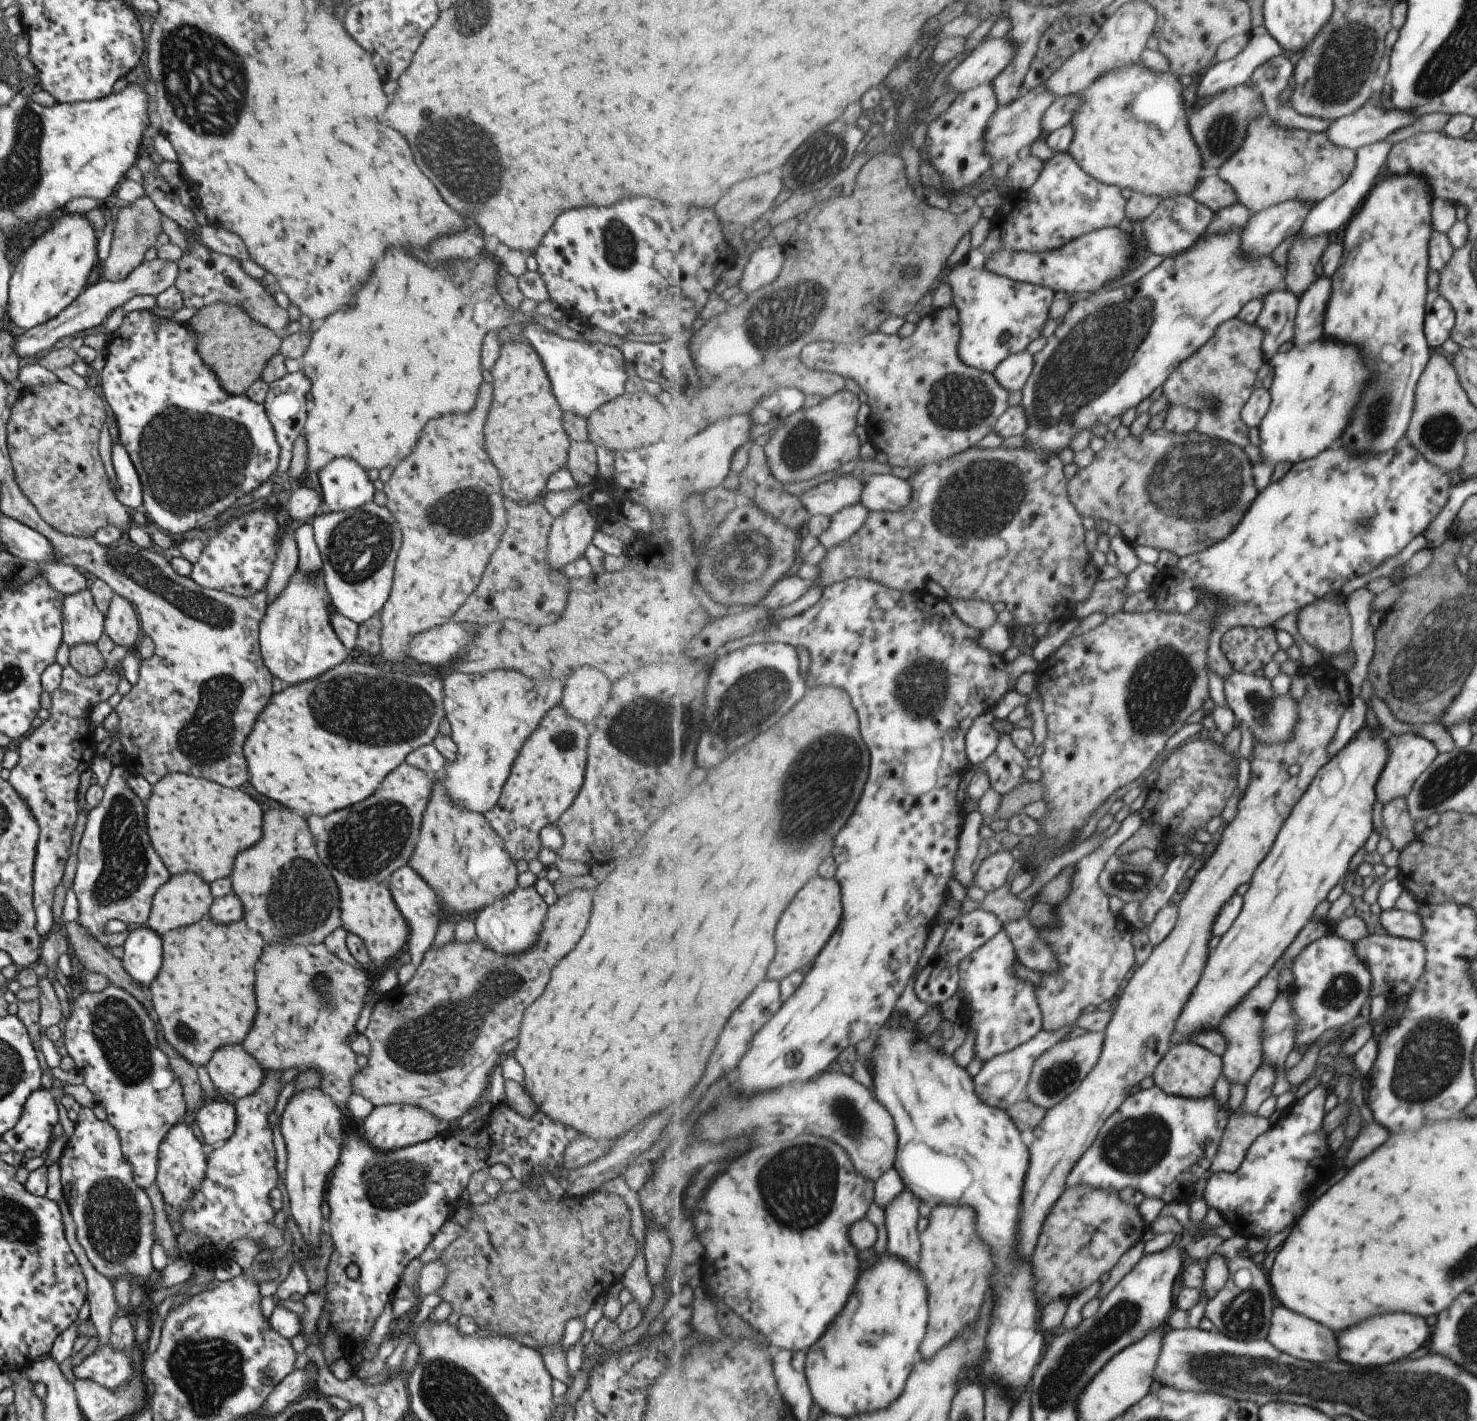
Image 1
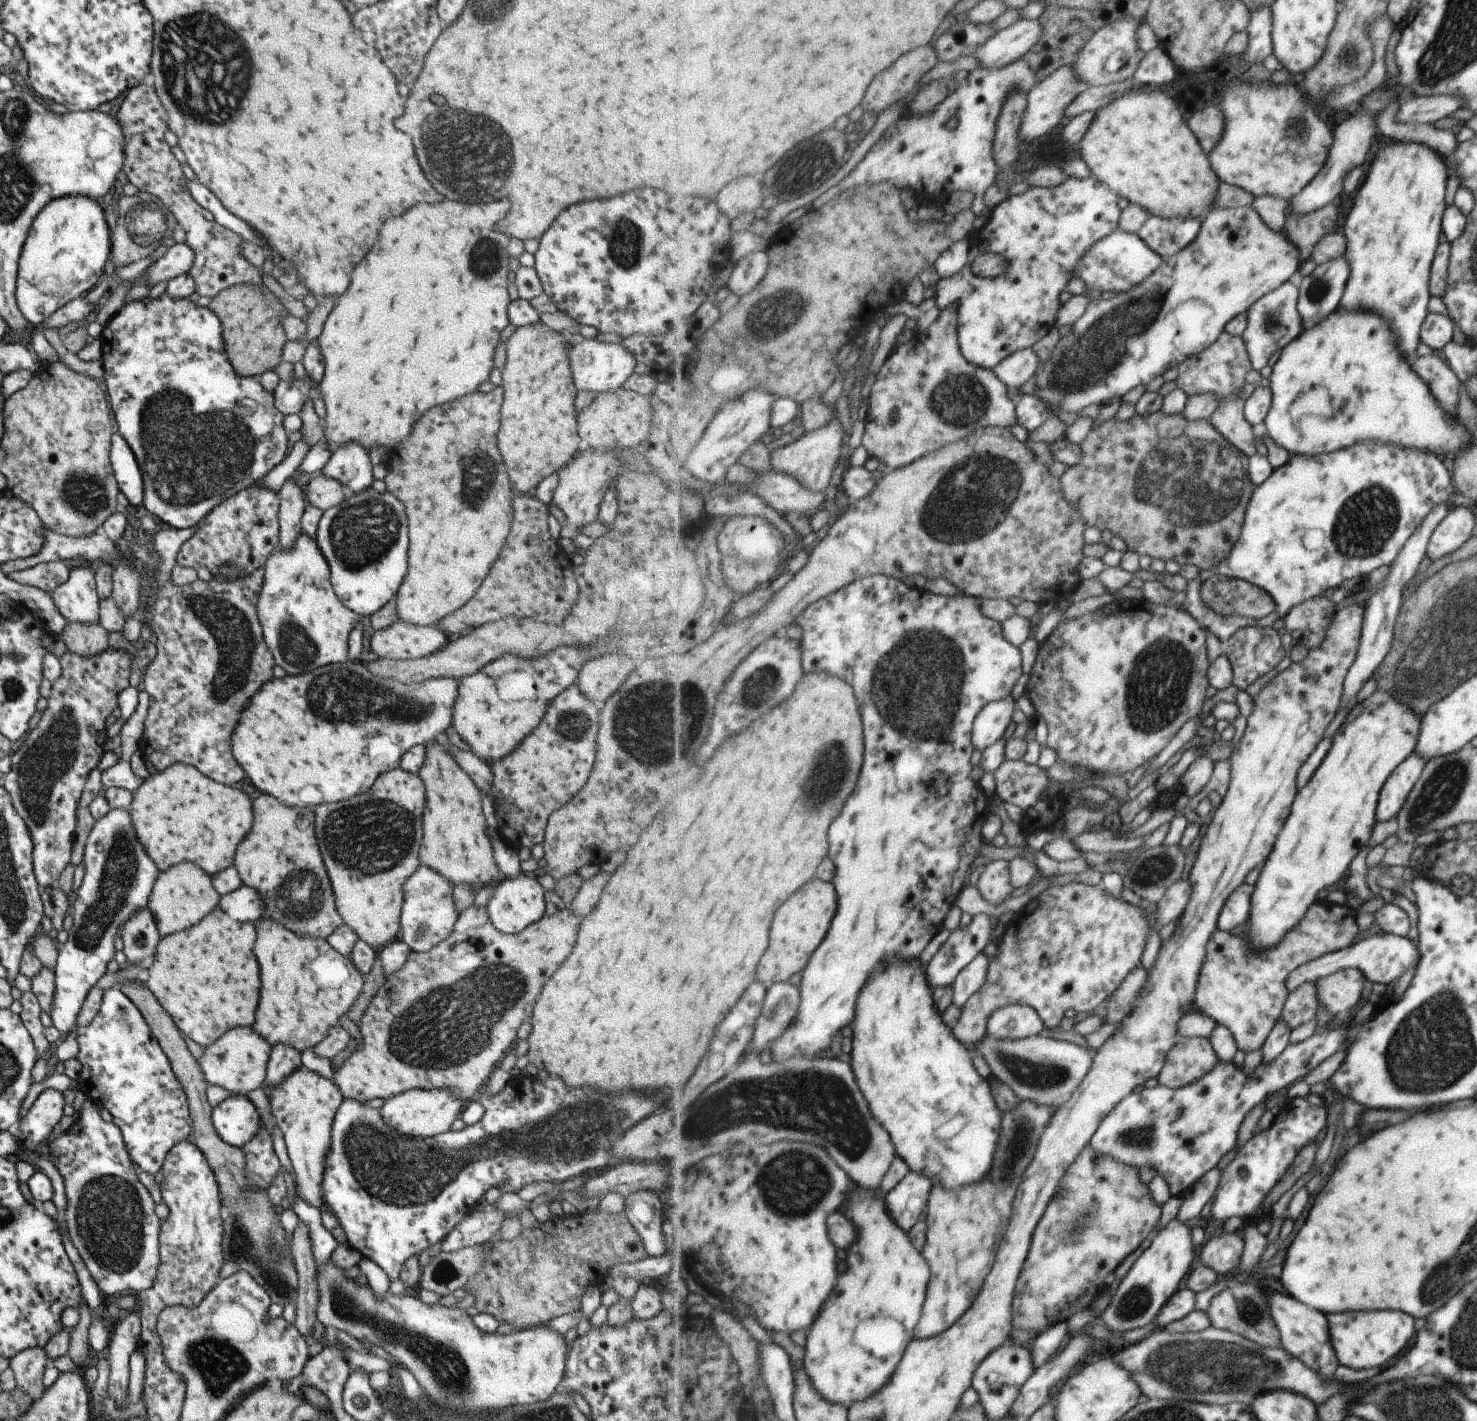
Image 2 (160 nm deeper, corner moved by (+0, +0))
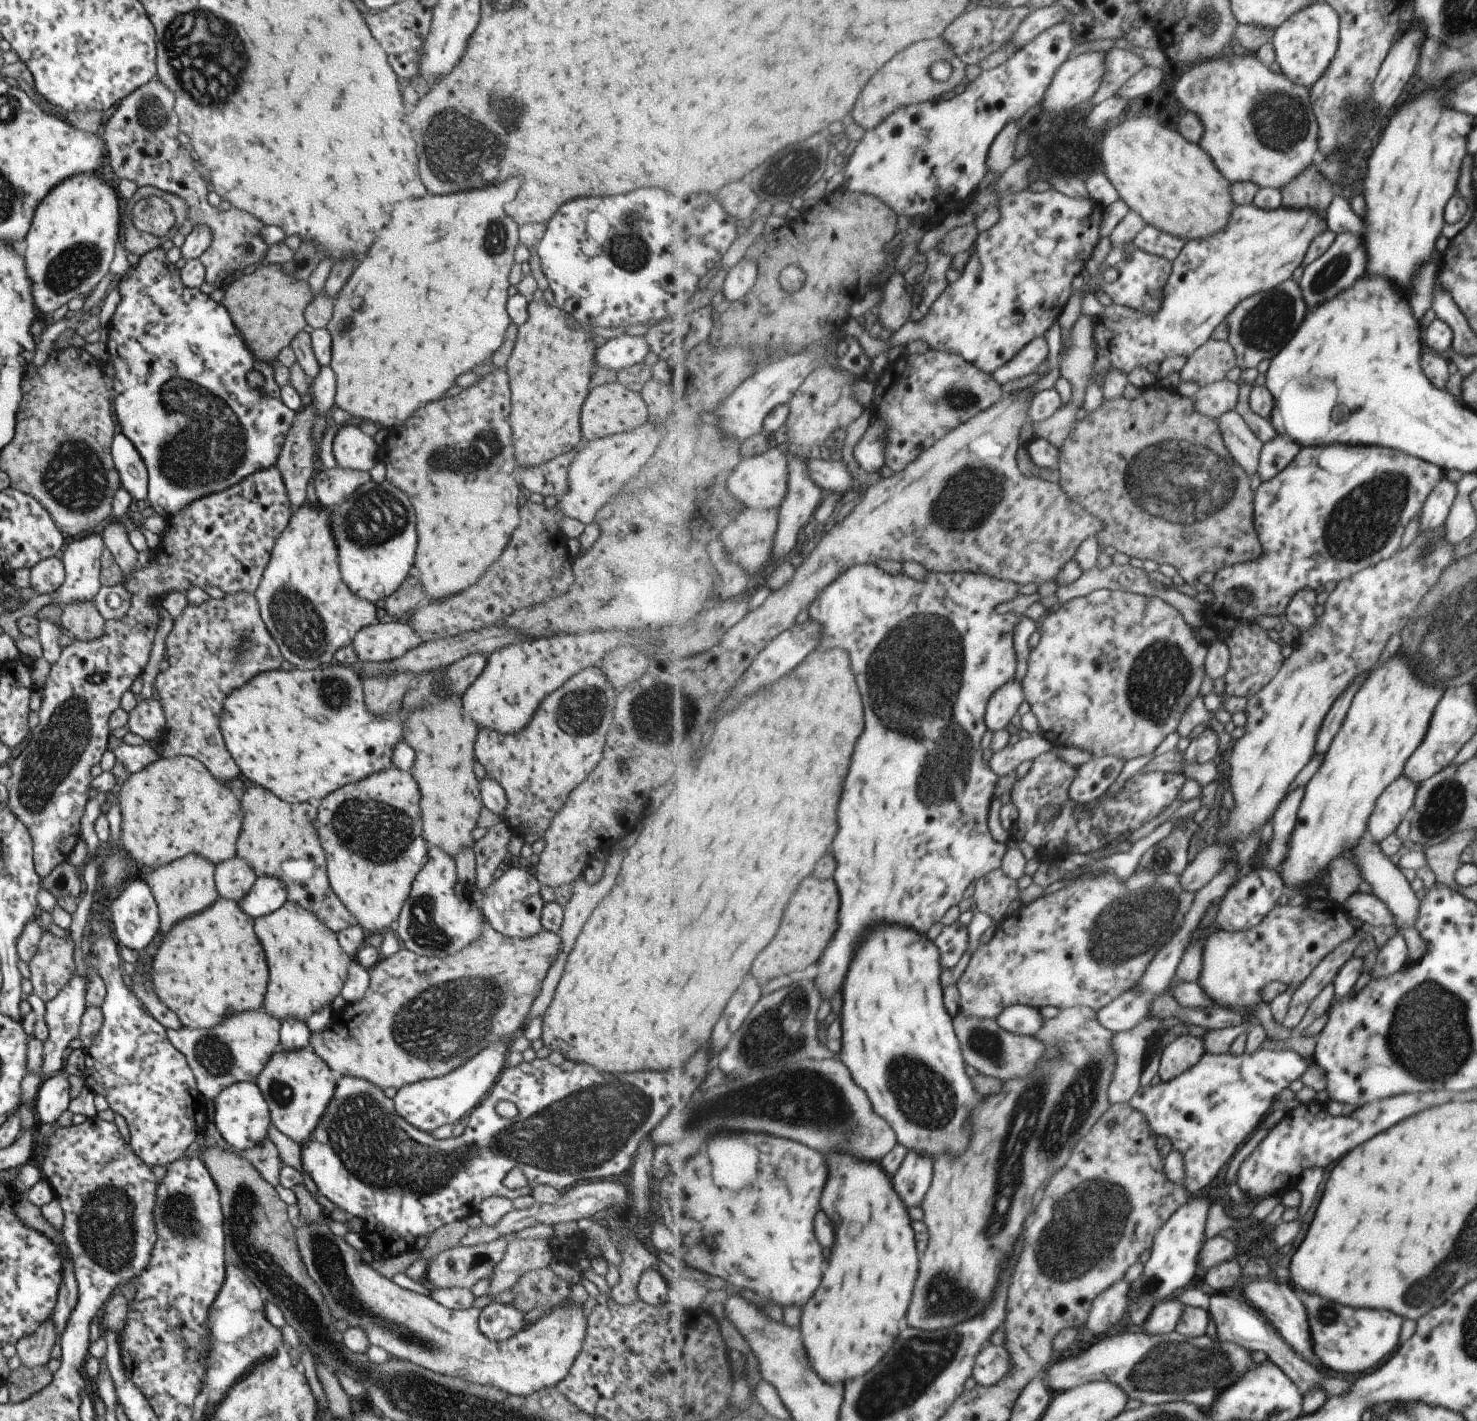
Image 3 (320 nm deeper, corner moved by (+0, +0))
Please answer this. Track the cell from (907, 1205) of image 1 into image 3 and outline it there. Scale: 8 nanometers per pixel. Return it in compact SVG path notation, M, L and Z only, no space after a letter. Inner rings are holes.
M911 1150L893 1178L897 1192L909 1202L909 1206L921 1207L927 1190L934 1178L934 1162L929 1154L919 1154Z

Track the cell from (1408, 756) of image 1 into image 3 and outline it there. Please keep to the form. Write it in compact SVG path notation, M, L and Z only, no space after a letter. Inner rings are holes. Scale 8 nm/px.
M1400 776L1376 800L1368 818L1367 836L1375 843L1390 836L1400 823L1410 815L1418 785Z

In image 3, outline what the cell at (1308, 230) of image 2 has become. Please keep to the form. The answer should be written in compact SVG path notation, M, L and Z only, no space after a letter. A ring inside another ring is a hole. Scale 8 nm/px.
M1317 162L1299 174L1281 191L1283 205L1289 210L1315 210L1321 218L1328 218L1329 208L1336 196L1335 186L1317 168Z

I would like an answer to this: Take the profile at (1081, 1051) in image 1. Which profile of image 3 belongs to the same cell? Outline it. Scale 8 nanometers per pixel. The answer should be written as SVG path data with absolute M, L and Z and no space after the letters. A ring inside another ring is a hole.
M960 1013L953 1018L953 1023L961 1040L965 1062L980 1074L997 1076L1001 1080L1011 1080L1017 1076L1027 1078L1045 1058L1045 1042L1041 1038L1011 1034L999 1026L996 1018L977 1018Z

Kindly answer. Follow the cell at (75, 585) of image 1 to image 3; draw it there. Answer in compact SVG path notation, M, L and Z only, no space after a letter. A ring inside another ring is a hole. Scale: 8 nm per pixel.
M45 558L29 569L29 586L39 594L49 594L57 590L63 580L64 569L59 558Z

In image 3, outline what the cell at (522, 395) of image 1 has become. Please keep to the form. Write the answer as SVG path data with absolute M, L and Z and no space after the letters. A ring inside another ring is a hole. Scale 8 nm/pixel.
M527 300L528 308L525 322L518 326L515 346L503 367L507 374L509 394L511 394L511 414L509 414L509 428L515 448L517 464L523 468L539 466L549 462L551 458L565 454L577 446L582 435L580 432L580 409L588 394L587 386L594 371L593 342L589 332L583 332L576 327L576 322L568 323L565 312L545 300Z

